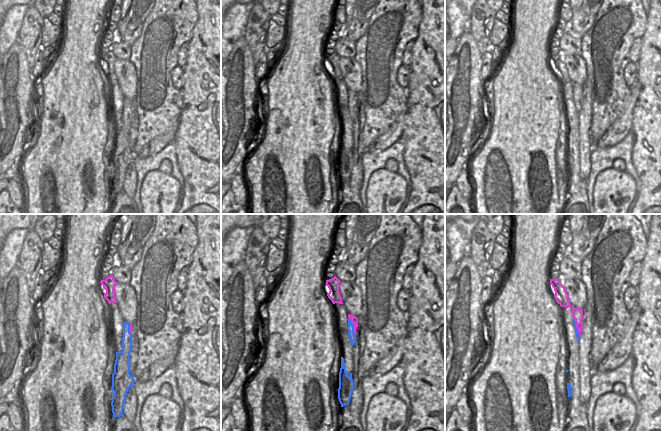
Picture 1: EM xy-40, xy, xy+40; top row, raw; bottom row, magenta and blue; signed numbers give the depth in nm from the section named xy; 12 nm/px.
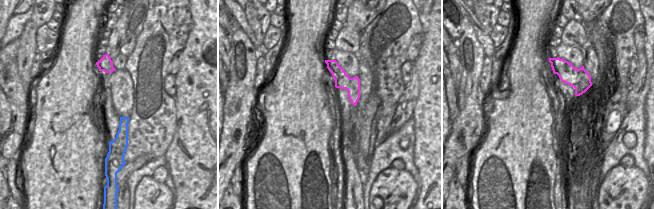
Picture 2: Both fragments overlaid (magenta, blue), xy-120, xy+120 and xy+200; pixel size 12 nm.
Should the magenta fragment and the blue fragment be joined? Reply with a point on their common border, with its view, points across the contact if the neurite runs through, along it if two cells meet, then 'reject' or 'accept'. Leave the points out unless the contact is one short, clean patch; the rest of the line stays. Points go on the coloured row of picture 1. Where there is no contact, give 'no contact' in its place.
contact xy (354, 326); border xy (349, 318), (355, 333); reject

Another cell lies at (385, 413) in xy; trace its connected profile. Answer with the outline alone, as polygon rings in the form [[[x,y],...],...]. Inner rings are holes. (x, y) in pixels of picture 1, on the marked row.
[[[386,393],[373,396],[366,413],[367,431],[401,431],[407,422],[407,406]]]

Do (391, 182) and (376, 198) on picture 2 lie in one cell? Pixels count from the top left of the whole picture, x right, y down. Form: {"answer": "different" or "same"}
{"answer": "same"}

